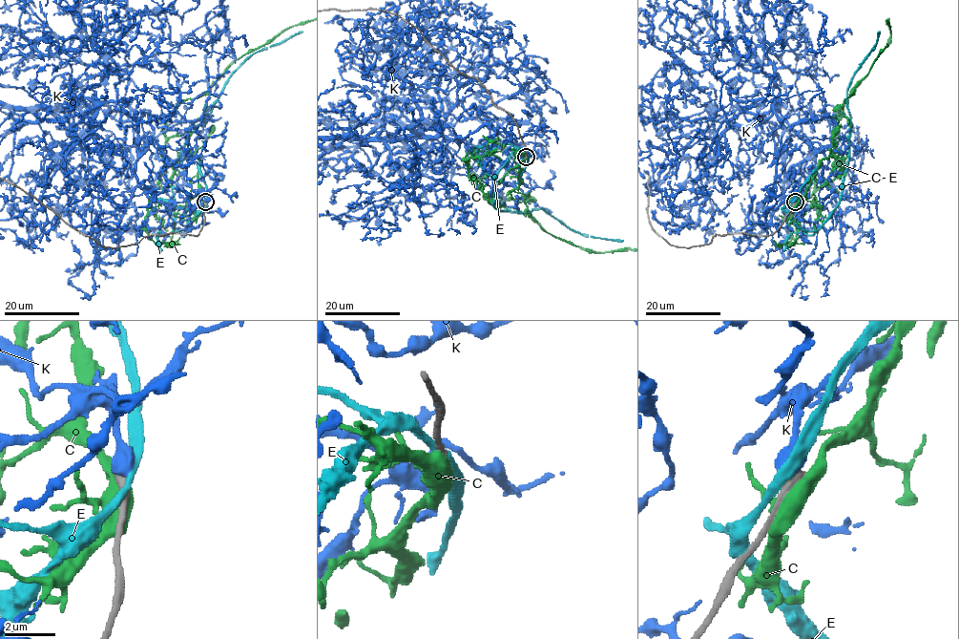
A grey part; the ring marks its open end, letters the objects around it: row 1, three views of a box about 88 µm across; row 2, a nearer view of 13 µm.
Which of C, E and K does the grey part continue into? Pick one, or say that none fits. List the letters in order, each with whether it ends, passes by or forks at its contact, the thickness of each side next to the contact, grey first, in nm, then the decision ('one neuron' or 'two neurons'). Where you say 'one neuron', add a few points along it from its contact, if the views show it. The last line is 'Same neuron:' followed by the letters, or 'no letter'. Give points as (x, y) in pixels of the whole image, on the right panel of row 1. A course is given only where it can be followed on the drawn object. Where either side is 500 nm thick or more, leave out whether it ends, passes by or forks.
C: it forks | 440/480 nm | two neurons
E: it passes by | 440/300 nm | two neurons
K: 400/700 nm | two neurons
Same neuron: no letter

